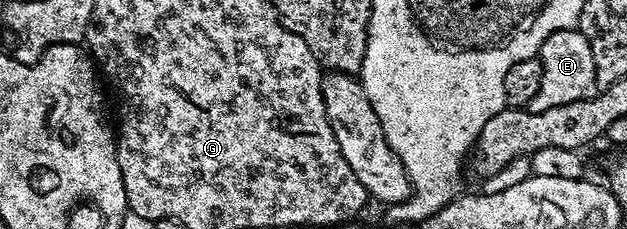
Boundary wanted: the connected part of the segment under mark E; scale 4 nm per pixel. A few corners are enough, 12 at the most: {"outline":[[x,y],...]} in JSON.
{"outline":[[549,34],[531,111],[563,110],[597,95],[591,38]]}

